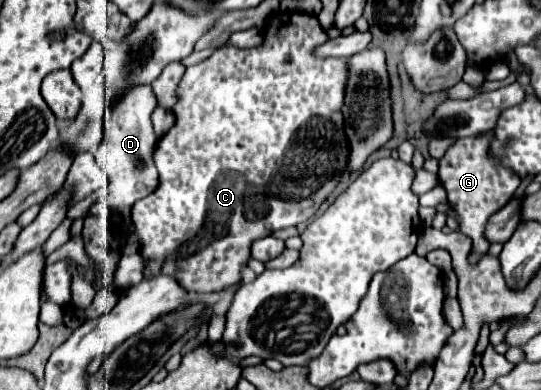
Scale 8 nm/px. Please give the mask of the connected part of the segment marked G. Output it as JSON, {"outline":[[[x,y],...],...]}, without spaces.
{"outline":[[[491,131],[483,133],[481,137],[457,139],[439,159],[439,183],[447,189],[449,205],[461,217],[461,231],[473,241],[473,253],[469,255],[469,263],[477,263],[479,257],[483,257],[485,251],[489,249],[489,243],[483,237],[485,223],[495,211],[499,211],[513,197],[515,189],[521,183],[521,179],[511,169],[501,167],[495,159],[487,155],[489,141]]]}

